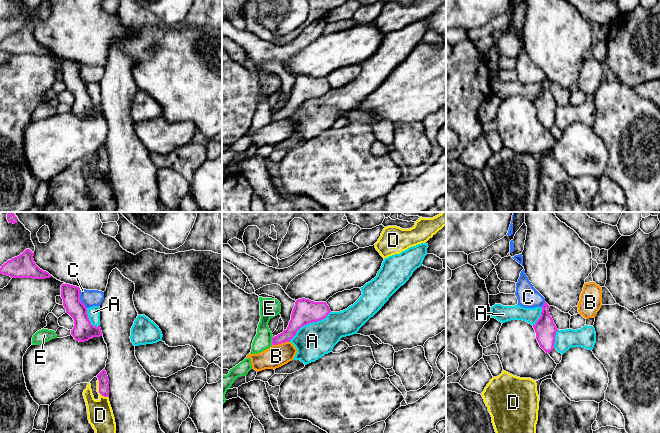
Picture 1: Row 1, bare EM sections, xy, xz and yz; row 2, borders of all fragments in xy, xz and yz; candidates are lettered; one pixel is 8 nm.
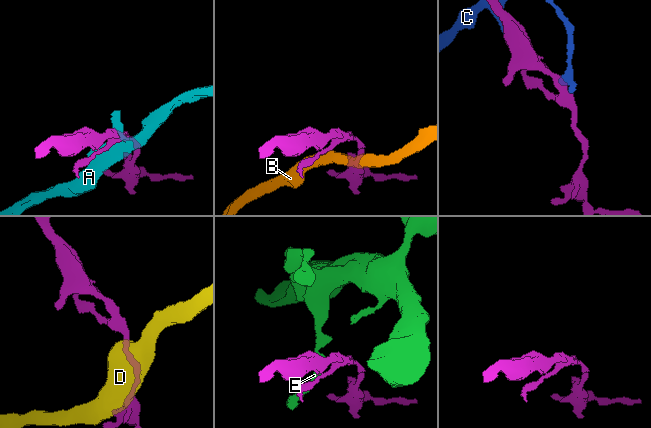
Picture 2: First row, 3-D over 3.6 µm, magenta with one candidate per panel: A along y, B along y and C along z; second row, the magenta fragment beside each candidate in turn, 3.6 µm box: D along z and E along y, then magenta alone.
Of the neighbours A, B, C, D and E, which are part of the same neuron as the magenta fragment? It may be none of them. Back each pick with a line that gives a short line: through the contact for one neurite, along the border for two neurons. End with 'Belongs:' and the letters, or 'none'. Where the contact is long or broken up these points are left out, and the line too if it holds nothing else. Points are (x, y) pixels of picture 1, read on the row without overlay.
Belongs: none

